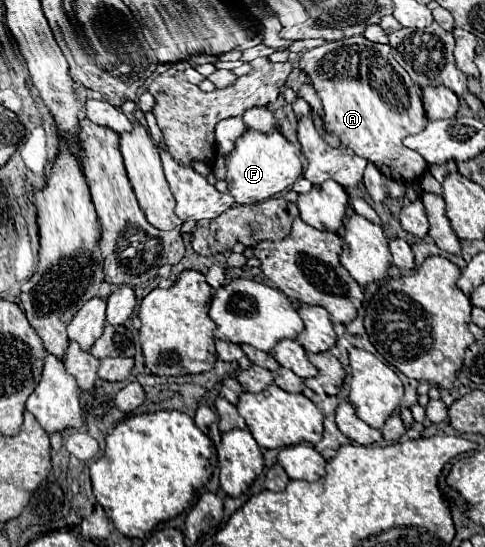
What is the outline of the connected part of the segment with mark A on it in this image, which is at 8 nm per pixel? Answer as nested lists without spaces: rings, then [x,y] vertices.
[[[354,35],[340,41],[330,41],[316,49],[306,51],[300,61],[300,67],[312,79],[312,85],[322,101],[326,131],[338,135],[344,147],[350,147],[358,157],[364,157],[370,163],[374,163],[388,179],[412,183],[414,179],[424,175],[428,165],[426,159],[418,155],[416,151],[402,145],[402,139],[406,135],[420,133],[424,125],[428,123],[424,107],[422,107],[422,89],[410,79],[410,75],[392,57],[390,45],[370,43],[364,35]]]

